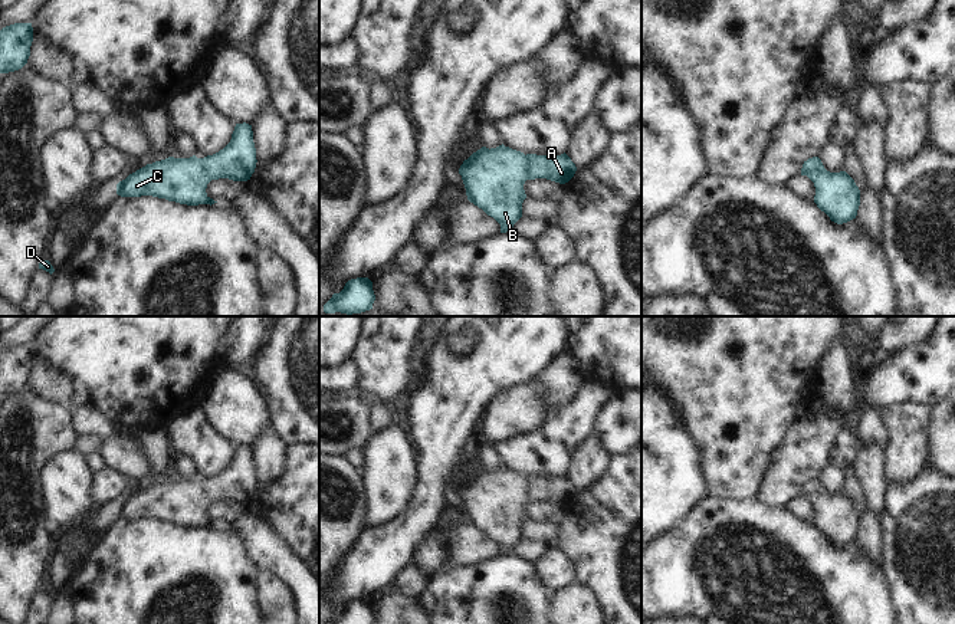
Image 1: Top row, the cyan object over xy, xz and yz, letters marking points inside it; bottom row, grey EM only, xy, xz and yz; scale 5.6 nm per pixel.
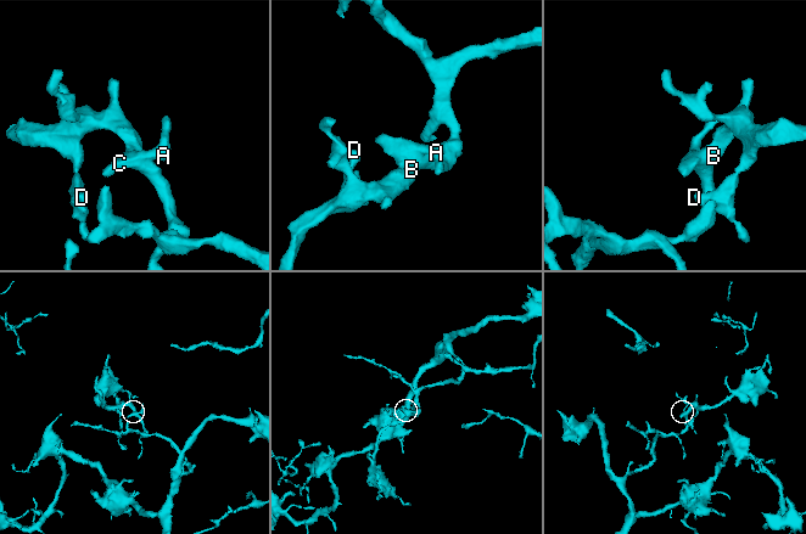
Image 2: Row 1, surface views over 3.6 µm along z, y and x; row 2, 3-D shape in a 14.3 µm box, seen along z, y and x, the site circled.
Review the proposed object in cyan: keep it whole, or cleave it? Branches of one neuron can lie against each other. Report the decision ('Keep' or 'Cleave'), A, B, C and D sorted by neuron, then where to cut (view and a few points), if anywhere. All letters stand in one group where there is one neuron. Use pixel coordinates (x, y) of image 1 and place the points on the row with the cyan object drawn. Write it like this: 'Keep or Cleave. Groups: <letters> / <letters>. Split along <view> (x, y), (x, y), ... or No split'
Keep. Groups: A B C D. No split

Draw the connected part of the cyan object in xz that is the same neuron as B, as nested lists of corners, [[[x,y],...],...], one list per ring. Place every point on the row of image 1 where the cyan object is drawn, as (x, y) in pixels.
[[[482,147],[459,168],[466,196],[501,224],[501,233],[512,230],[522,217],[526,198],[526,180],[547,178],[559,184],[568,183],[577,171],[564,152],[561,155],[536,155],[505,147]]]

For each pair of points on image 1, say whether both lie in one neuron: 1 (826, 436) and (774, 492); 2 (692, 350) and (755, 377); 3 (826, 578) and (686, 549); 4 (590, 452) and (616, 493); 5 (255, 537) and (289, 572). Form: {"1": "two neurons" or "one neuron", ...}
{"1": "one neuron", "2": "one neuron", "3": "one neuron", "4": "two neurons", "5": "one neuron"}

